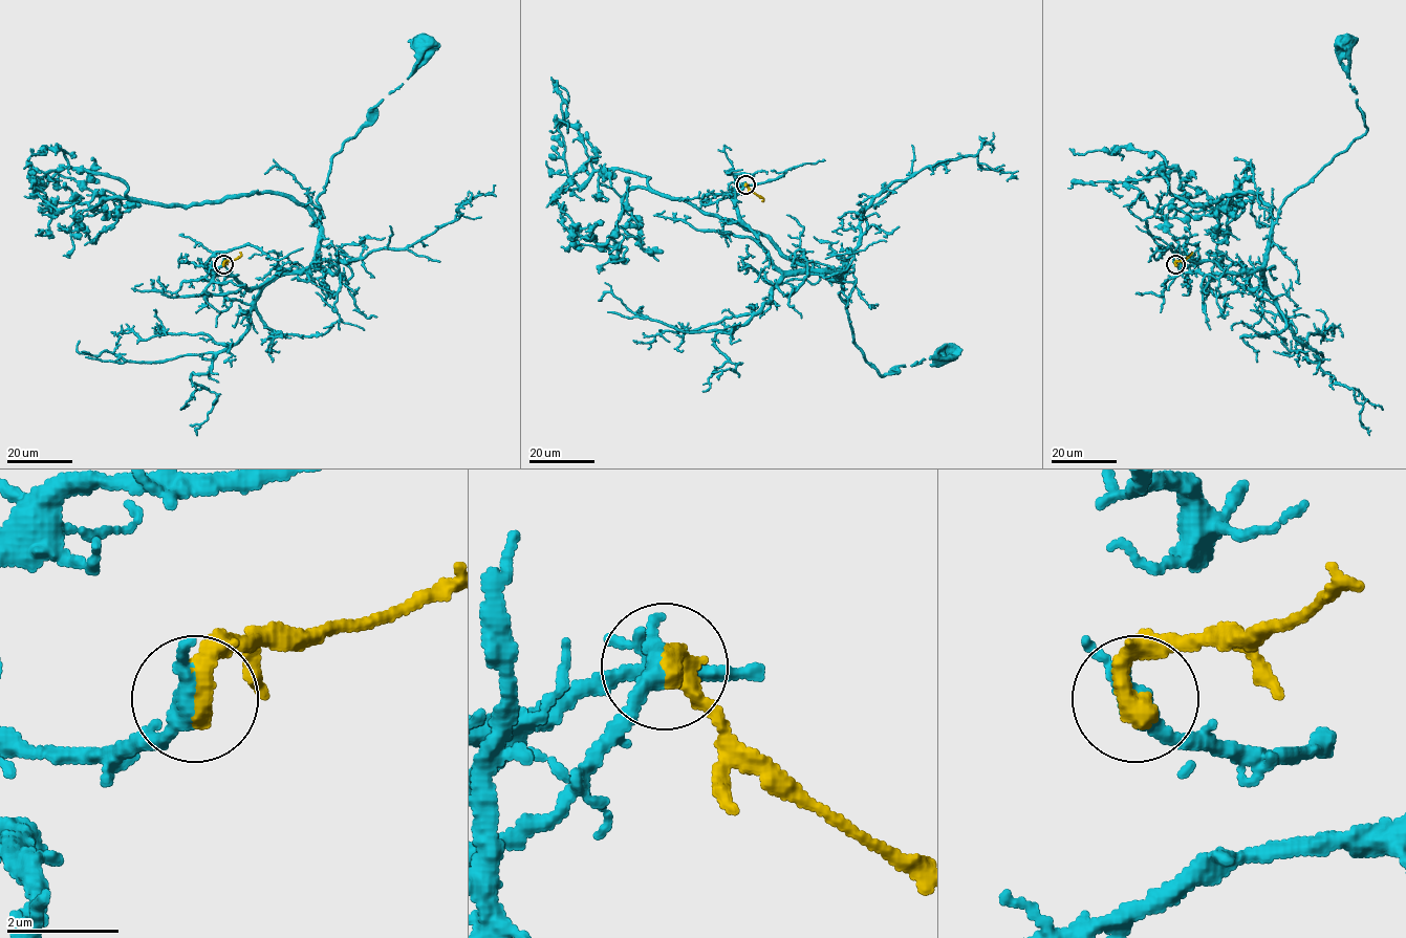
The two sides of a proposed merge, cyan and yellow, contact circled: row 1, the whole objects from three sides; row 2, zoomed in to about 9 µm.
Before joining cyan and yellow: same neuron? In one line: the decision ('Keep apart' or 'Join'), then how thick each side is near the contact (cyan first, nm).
Join. Thickness 320 nm (cyan) against 460 nm

